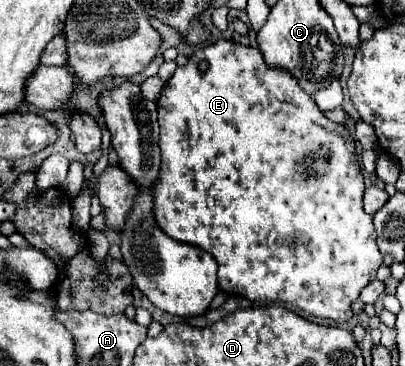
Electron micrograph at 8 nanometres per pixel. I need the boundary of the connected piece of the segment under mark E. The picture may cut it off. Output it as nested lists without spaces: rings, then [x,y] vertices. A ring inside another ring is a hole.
[[[217,40],[215,44],[197,50],[191,58],[189,64],[179,66],[175,74],[167,80],[159,100],[159,148],[161,148],[161,170],[159,170],[159,180],[155,182],[153,196],[155,196],[155,222],[167,236],[173,240],[203,248],[209,252],[217,264],[219,264],[219,288],[231,296],[245,296],[253,302],[261,304],[287,304],[287,306],[297,306],[303,312],[309,312],[313,316],[321,318],[333,318],[333,320],[349,320],[353,316],[351,312],[351,302],[359,298],[359,292],[375,278],[377,268],[383,264],[381,252],[375,242],[375,228],[373,228],[373,218],[363,212],[363,176],[359,168],[359,158],[355,152],[355,142],[349,136],[347,128],[341,124],[331,122],[313,102],[311,96],[307,96],[295,78],[287,74],[287,70],[281,68],[269,68],[263,62],[263,54],[259,48],[243,46],[233,40]],[[199,62],[207,62],[207,70],[199,70]]]

